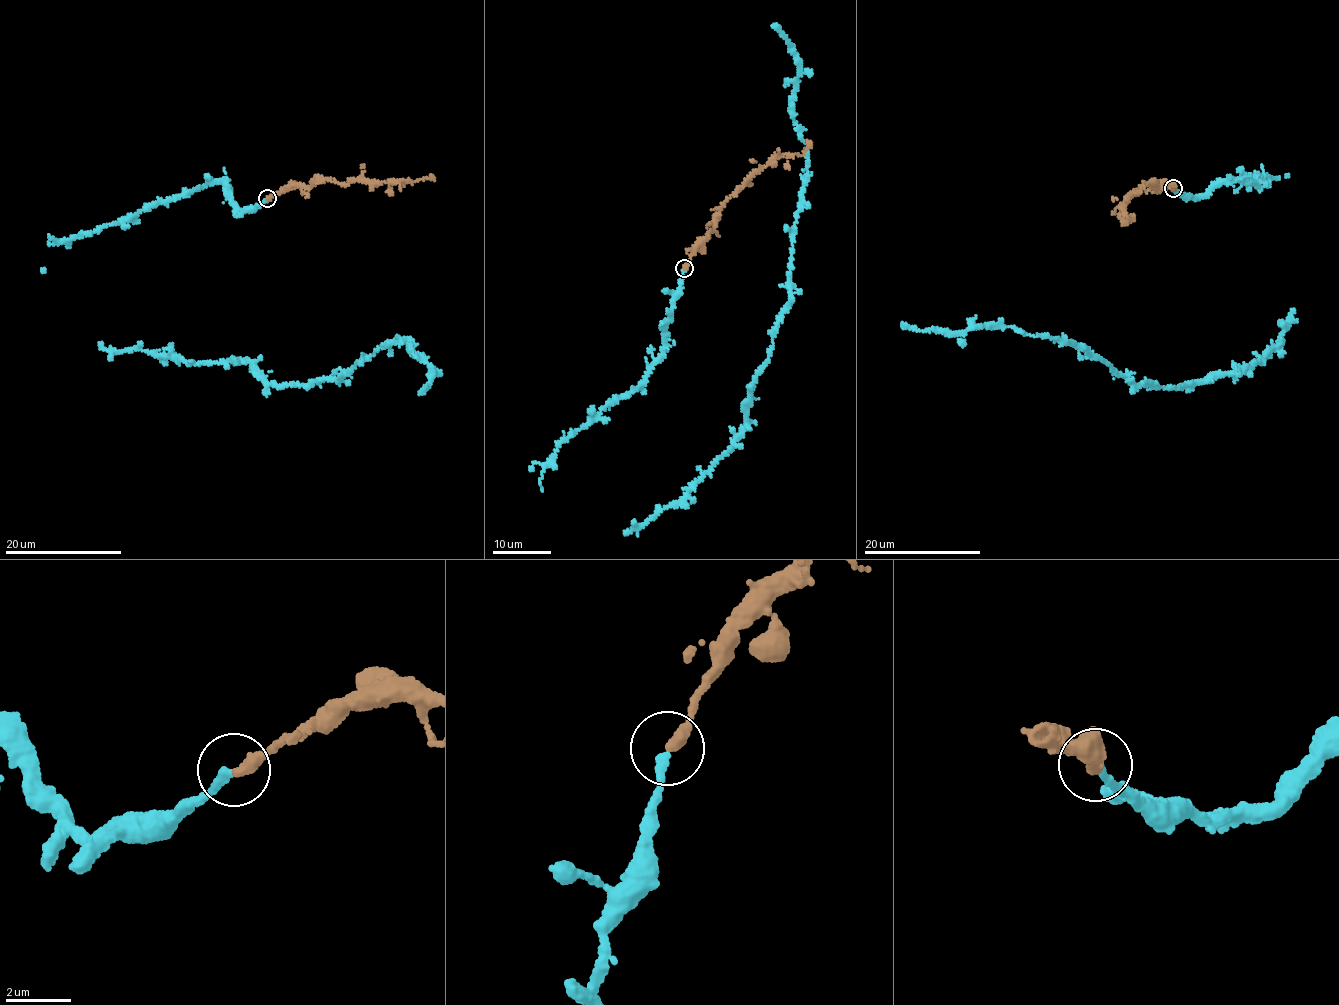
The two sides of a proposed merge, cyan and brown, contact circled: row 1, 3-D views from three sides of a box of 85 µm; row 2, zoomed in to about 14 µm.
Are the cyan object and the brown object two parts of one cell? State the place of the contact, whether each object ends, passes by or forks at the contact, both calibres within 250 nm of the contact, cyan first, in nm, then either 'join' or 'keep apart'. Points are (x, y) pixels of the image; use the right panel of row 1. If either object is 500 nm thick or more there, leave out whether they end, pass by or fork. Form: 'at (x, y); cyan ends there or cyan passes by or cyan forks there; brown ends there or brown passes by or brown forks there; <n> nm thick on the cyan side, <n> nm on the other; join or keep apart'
at (1173, 188); cyan ends there; brown ends there; 280 nm thick on the cyan side, 360 nm on the other; join

